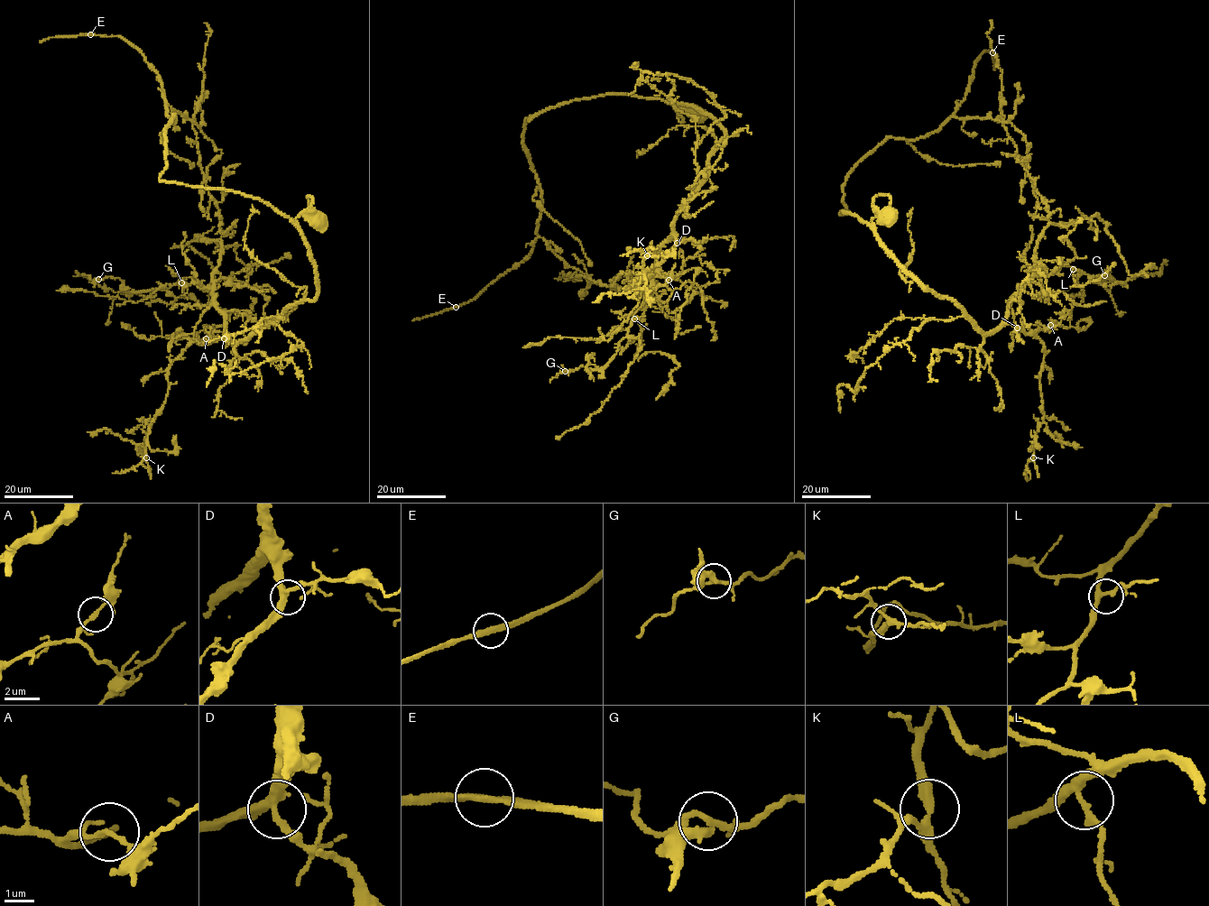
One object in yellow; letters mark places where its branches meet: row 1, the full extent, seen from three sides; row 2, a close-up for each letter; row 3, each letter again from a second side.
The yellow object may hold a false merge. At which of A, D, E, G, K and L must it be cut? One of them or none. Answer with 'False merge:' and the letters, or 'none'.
False merge: none

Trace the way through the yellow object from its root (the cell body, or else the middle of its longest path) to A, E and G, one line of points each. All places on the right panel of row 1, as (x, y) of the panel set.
A: (887, 213), (876, 196), (890, 199), (872, 219), (885, 252), (982, 333), (1050, 325)
E: (887, 213), (873, 205), (885, 194), (871, 226), (839, 215), (846, 175), (888, 138), (936, 133), (992, 52)
G: (887, 213), (876, 196), (890, 199), (872, 219), (885, 252), (983, 334), (1037, 275), (1064, 263), (1104, 275)

